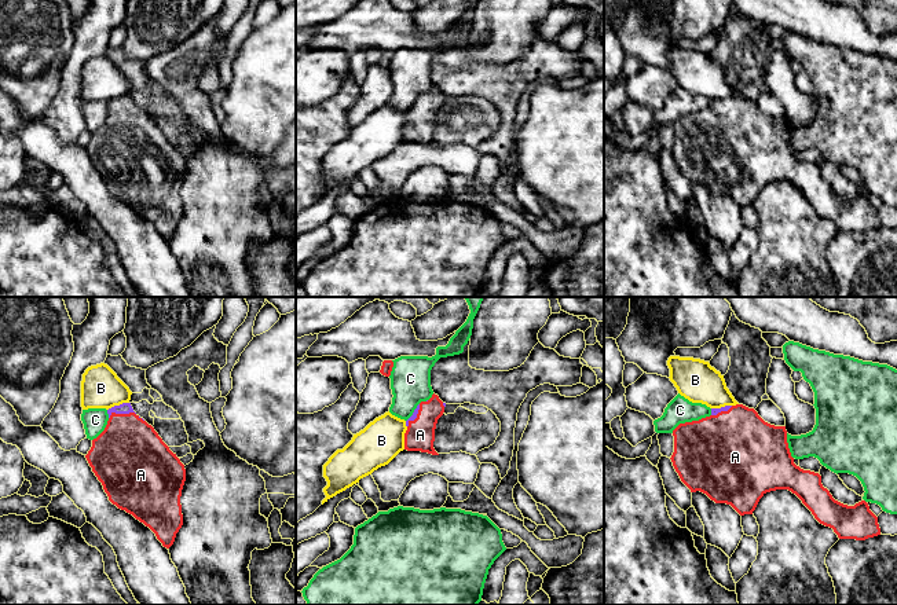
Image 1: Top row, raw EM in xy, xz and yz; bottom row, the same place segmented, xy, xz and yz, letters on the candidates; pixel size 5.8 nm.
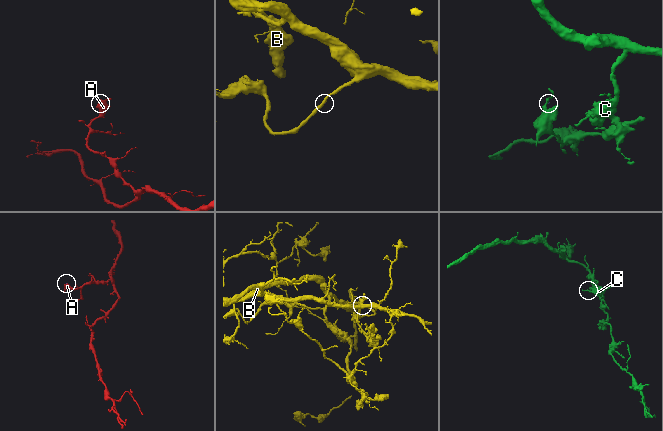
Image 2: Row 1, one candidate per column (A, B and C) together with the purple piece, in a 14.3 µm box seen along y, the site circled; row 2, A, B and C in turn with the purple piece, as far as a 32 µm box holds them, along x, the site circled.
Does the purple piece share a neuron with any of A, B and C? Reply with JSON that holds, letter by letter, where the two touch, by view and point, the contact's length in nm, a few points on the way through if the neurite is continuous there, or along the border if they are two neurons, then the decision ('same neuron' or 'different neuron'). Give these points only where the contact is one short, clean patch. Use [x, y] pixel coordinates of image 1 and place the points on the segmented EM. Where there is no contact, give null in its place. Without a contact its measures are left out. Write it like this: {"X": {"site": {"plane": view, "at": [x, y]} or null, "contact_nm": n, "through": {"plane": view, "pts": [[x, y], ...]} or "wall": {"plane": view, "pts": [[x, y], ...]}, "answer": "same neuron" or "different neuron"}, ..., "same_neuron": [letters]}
{"A": {"site": {"plane": "xy", "at": [121, 413]}, "contact_nm": 160, "through": {"plane": "xy", "pts": [[125, 407], [121, 413], [128, 440], [128, 454]]}, "answer": "same neuron"}, "B": {"site": {"plane": "xy", "at": [117, 406]}, "contact_nm": 140, "wall": {"plane": "xy", "pts": [[128, 402], [114, 404], [107, 410]]}, "answer": "different neuron"}, "C": {"site": {"plane": "xy", "at": [107, 413]}, "contact_nm": 50, "wall": {"plane": "xy", "pts": [[106, 410], [109, 417]]}, "answer": "different neuron"}, "same_neuron": ["A"]}

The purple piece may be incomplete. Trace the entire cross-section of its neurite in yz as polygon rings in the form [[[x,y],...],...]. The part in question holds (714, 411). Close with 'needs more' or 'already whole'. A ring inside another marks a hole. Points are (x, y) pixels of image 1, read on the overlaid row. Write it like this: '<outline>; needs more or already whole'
[[[711,408],[710,417],[680,424],[673,436],[670,459],[691,492],[700,491],[744,516],[753,514],[766,492],[788,490],[839,539],[880,535],[868,503],[847,506],[835,500],[819,473],[794,463],[786,426],[765,422],[754,408]]]; needs more

